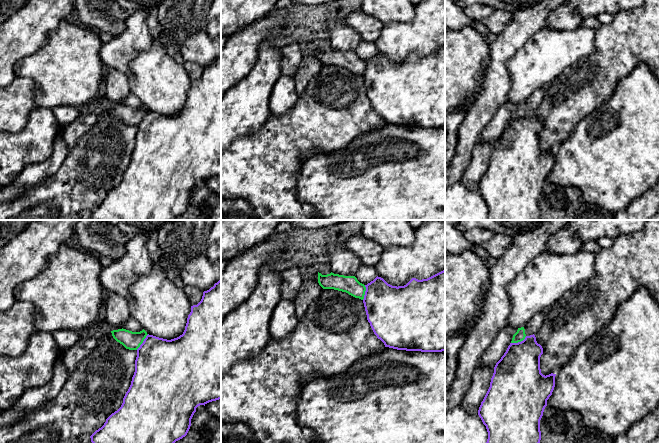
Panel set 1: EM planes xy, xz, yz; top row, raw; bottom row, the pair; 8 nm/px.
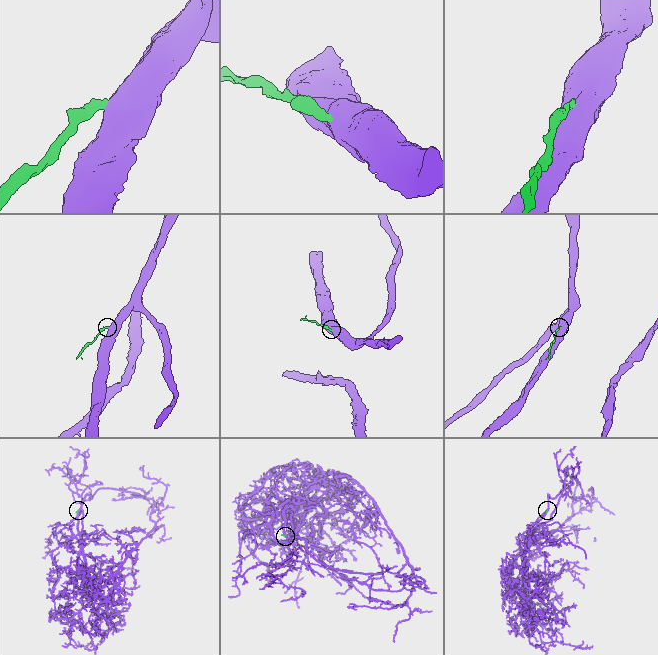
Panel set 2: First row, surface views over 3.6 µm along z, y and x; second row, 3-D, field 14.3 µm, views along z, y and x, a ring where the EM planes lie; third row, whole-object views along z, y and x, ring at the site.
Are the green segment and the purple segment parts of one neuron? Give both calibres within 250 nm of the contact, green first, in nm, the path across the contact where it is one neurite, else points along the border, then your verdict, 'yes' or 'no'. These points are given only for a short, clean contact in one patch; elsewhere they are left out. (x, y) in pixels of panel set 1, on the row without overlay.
90 nm thick on the green side, 360 nm on the other; border along yz (526, 112), (520, 117), (511, 119); no

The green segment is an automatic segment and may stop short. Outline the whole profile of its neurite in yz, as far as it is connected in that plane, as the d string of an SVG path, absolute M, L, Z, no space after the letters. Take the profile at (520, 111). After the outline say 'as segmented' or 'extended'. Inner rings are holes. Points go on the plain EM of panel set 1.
M546 87L534 91L524 103L518 104L517 108L513 111L511 119L521 118L526 112L536 110L542 103L546 92Z; extended

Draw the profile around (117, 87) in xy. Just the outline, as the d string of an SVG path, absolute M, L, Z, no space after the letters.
M106 69L103 83L104 102L110 107L122 105L122 100L131 93L128 77L116 69Z

